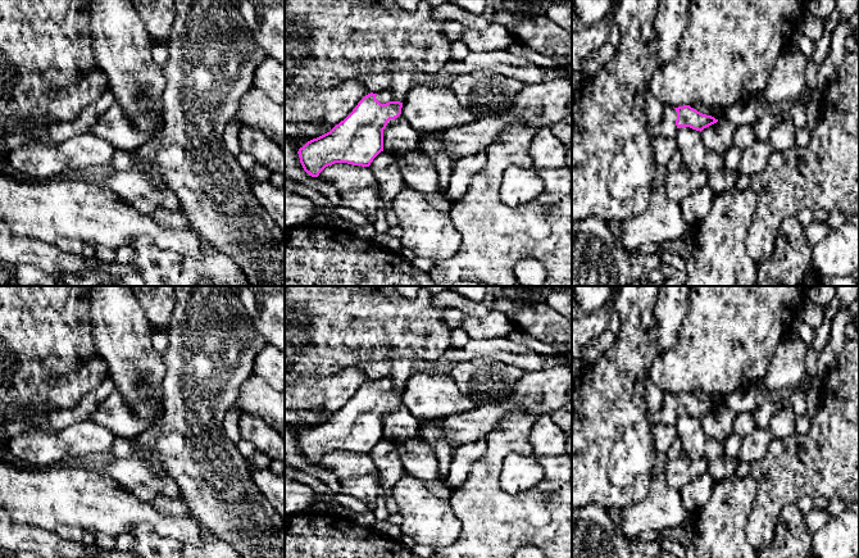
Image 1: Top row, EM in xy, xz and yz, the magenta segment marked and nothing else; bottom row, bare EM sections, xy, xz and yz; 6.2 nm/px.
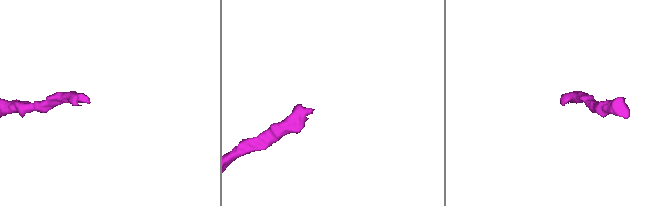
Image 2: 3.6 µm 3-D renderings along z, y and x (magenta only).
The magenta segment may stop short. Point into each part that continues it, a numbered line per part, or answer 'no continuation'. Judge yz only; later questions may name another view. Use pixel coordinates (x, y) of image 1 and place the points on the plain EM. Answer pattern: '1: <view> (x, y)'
1: yz (667, 414)

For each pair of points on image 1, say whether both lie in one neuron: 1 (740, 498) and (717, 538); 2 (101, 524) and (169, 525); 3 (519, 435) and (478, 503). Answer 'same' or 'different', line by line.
1: same
2: same
3: same

